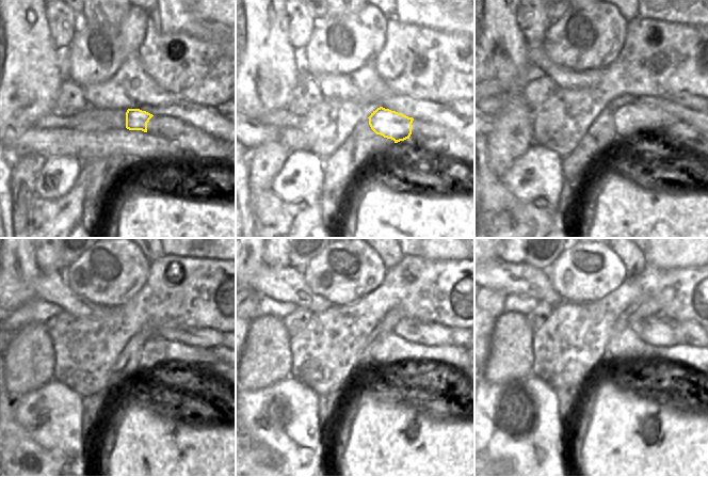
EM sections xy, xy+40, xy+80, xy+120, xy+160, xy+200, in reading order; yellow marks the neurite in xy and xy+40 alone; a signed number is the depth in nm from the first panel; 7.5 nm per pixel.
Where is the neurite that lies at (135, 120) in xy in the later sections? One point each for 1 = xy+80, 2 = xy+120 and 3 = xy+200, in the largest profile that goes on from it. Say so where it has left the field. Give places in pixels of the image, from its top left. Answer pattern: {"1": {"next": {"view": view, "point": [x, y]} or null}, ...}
{"1": {"next": {"view": "xy+80", "point": [630, 120]}}, "2": {"next": {"view": "xy+120", "point": [156, 351]}}, "3": {"next": {"view": "xy+200", "point": [629, 347]}}}

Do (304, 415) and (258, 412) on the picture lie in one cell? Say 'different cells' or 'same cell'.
same cell

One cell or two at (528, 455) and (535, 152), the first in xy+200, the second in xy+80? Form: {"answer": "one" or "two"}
{"answer": "one"}

